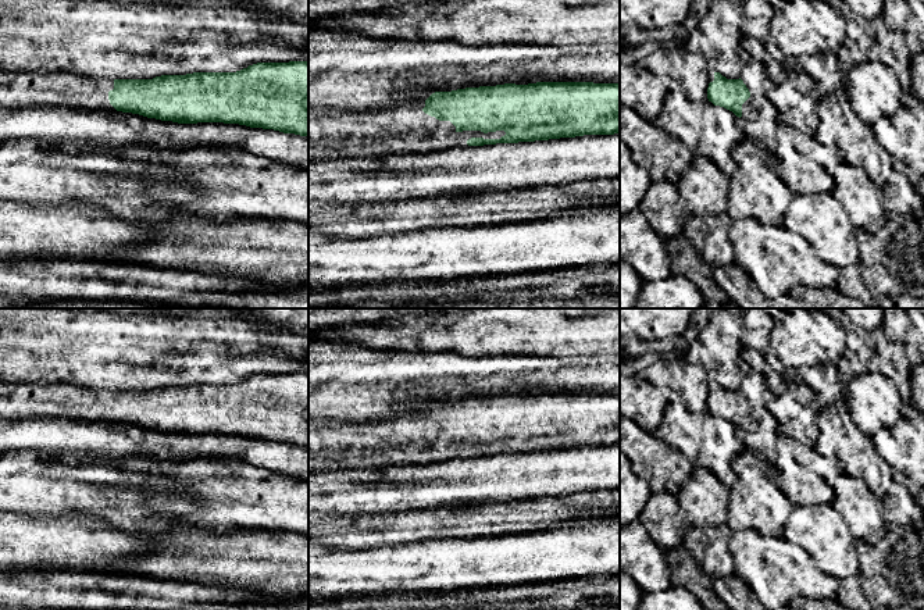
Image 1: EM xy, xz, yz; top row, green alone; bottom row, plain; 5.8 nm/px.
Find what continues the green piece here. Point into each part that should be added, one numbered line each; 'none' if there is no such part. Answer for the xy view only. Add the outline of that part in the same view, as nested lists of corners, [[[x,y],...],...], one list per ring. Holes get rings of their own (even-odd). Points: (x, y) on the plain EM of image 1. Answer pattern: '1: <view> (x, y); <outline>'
1: xy (20, 400); [[[0,379],[0,420],[68,418],[117,422],[108,411],[114,390],[81,388],[64,382],[4,382]]]

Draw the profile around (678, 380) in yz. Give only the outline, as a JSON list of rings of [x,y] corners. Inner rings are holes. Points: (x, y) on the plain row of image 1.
[[[685,357],[659,358],[643,375],[664,395],[666,402],[681,402],[692,413],[707,410],[709,377],[703,365],[692,364]]]

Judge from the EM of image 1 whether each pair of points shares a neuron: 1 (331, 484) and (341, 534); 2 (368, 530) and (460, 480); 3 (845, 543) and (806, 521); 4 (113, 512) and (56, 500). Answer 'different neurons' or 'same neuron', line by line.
1: different neurons
2: different neurons
3: same neuron
4: same neuron

